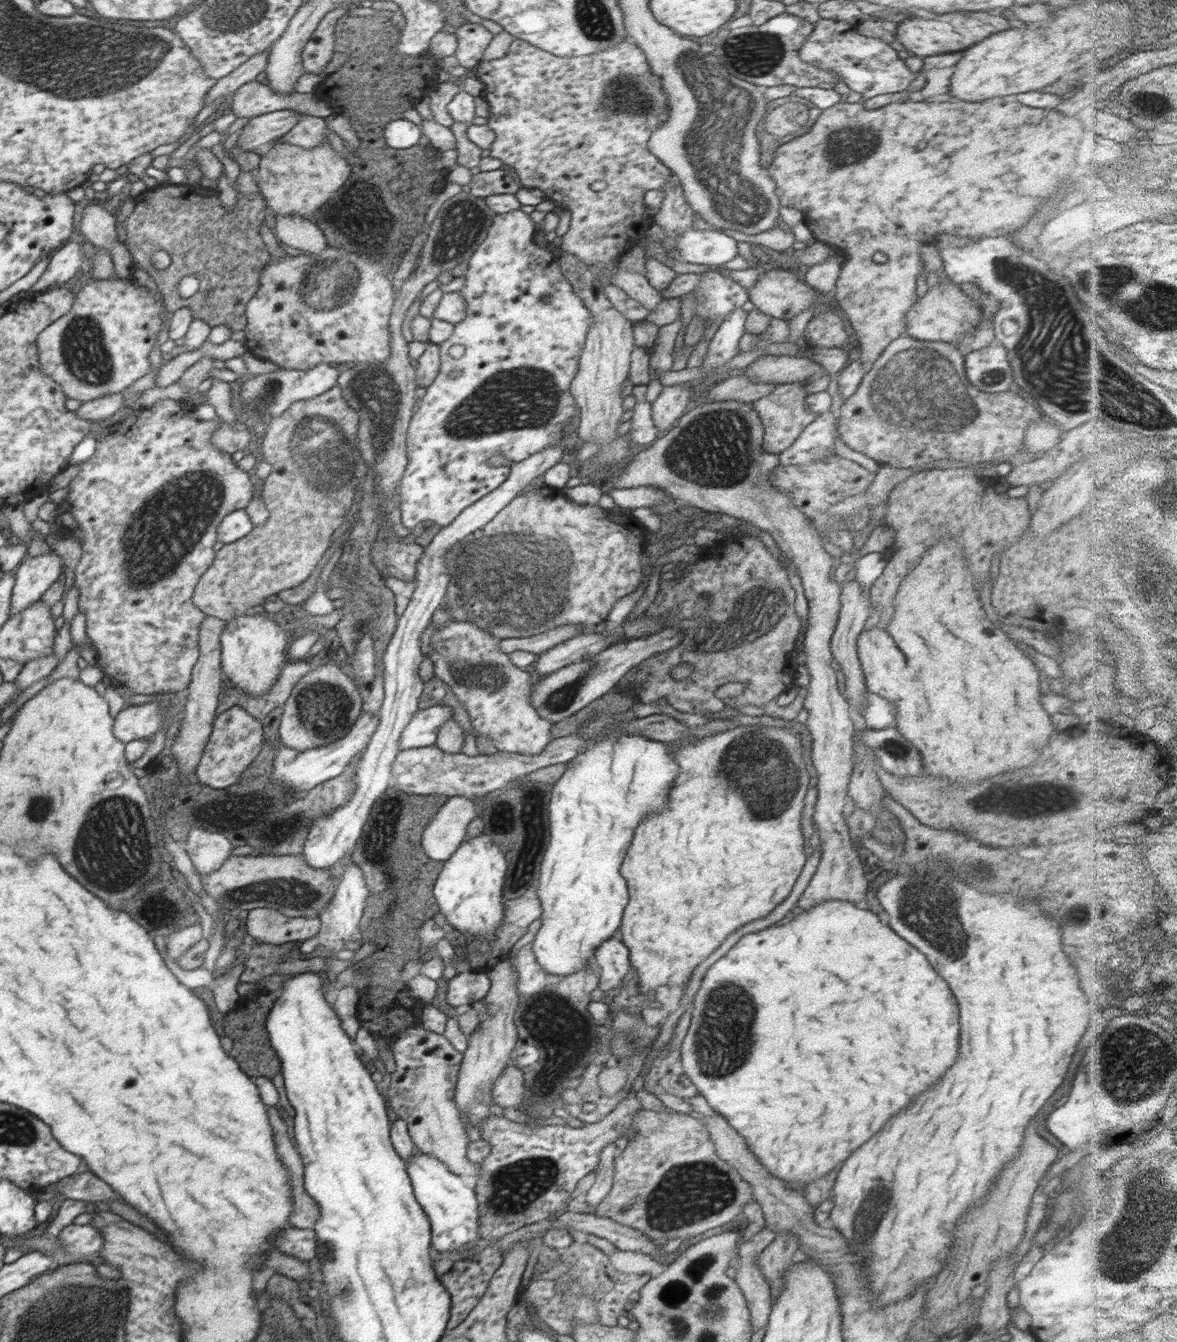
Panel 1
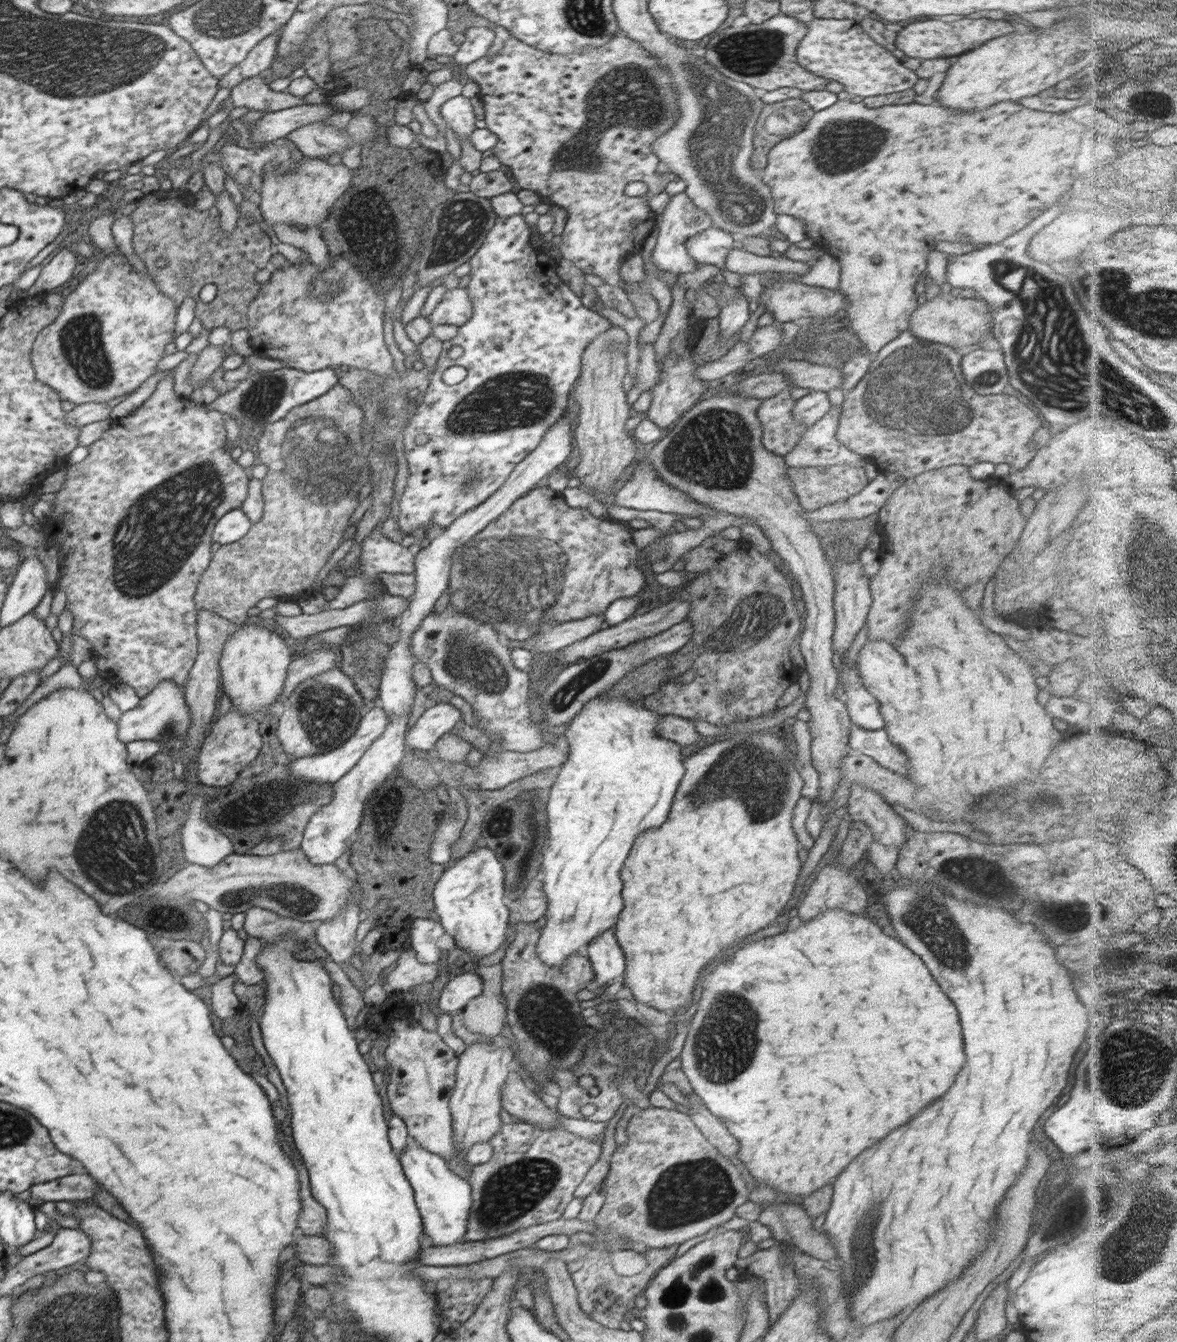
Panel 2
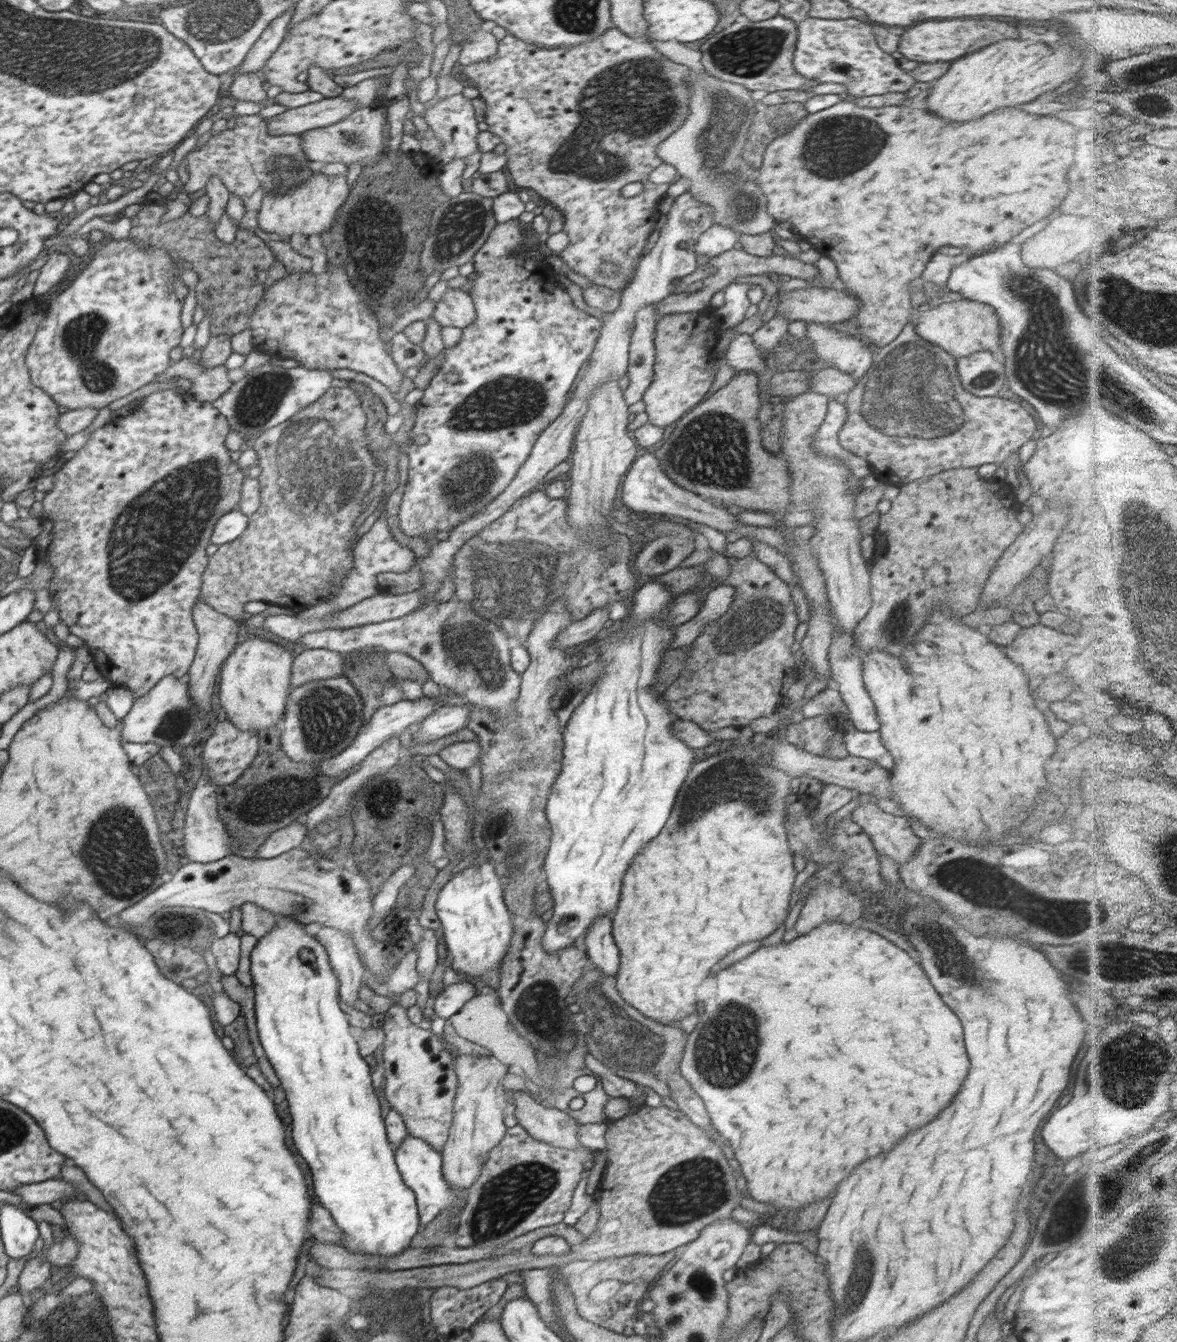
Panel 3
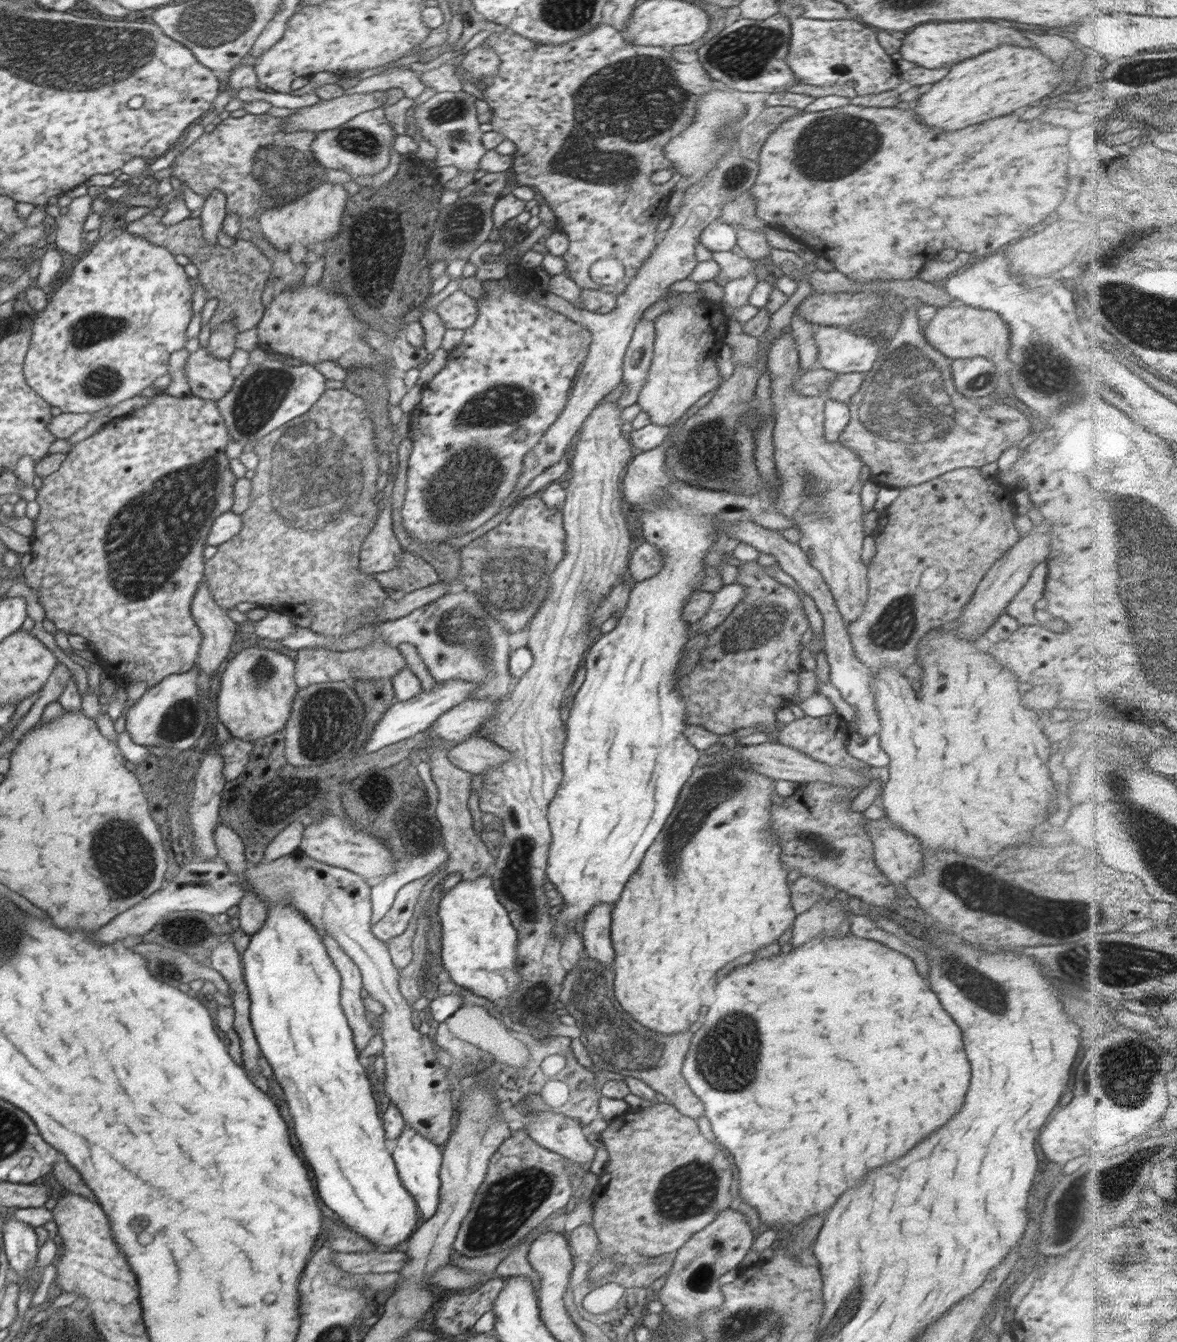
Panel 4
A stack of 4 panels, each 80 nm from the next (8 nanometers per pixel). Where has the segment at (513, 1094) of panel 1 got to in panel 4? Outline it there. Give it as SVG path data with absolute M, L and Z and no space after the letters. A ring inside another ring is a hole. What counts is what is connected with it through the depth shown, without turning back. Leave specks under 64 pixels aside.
M556 1113L530 1114L527 1134L543 1148L569 1158L587 1168L594 1160L596 1147L584 1140L582 1126L575 1120Z

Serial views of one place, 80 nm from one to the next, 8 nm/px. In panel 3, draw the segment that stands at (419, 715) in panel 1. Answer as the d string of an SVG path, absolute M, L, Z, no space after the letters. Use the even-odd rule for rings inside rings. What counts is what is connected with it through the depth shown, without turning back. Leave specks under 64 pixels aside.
M444 705L437 708L428 718L422 720L420 727L412 733L418 744L429 744L440 738L449 737L464 728L468 728L468 715L474 705Z

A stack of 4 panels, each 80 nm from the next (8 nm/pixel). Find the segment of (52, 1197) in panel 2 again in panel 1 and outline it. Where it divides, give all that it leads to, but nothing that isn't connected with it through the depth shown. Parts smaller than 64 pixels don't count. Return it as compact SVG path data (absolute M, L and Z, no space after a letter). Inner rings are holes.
M90 1170L76 1172L72 1176L64 1177L49 1185L54 1189L55 1194L62 1194L65 1199L84 1202L118 1200L118 1202L126 1203L124 1198L121 1198L107 1182L98 1178Z

